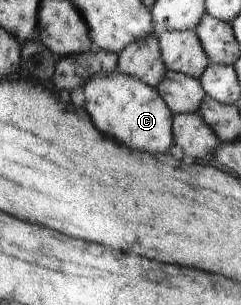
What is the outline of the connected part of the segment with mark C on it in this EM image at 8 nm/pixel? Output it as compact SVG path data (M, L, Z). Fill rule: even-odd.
M113 71L89 78L82 90L85 98L84 107L101 133L117 139L129 149L135 147L149 153L165 153L171 147L174 142L173 113L156 88L152 88L139 78Z

